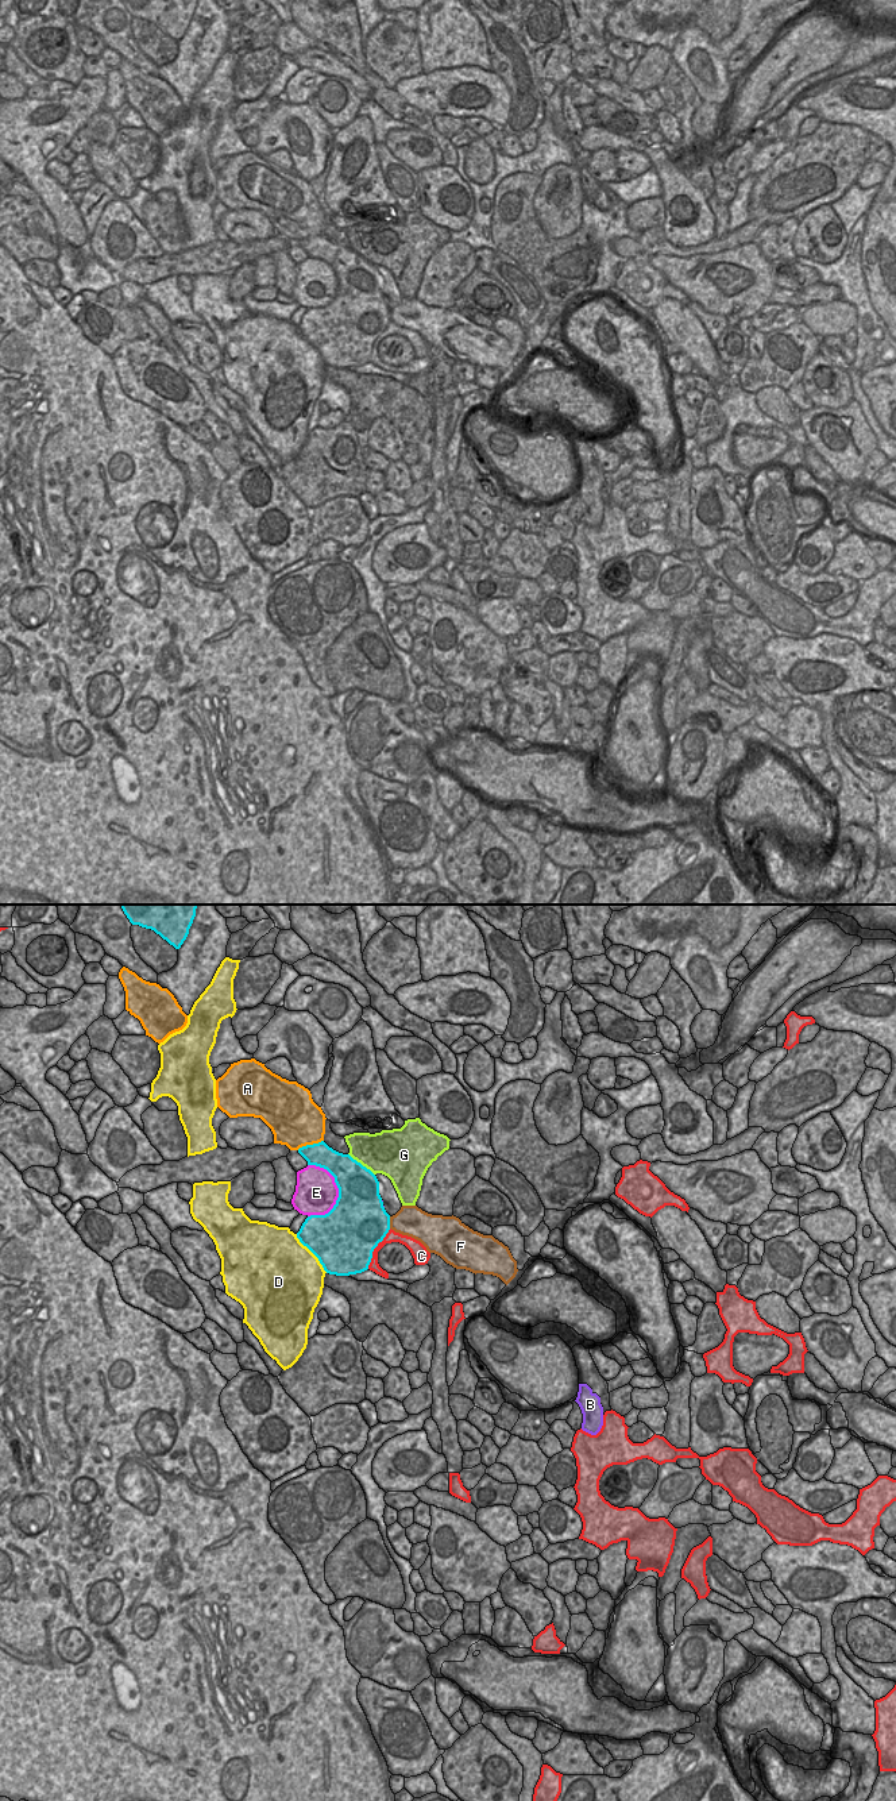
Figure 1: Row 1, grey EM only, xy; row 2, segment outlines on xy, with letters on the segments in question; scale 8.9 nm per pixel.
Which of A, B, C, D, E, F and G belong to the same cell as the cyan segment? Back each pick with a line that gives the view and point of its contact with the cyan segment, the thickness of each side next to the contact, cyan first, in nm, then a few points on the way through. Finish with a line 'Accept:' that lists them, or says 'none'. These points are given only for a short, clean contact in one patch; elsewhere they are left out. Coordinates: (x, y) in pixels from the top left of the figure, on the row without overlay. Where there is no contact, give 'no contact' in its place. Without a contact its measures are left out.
B: no contact
Accept: B

